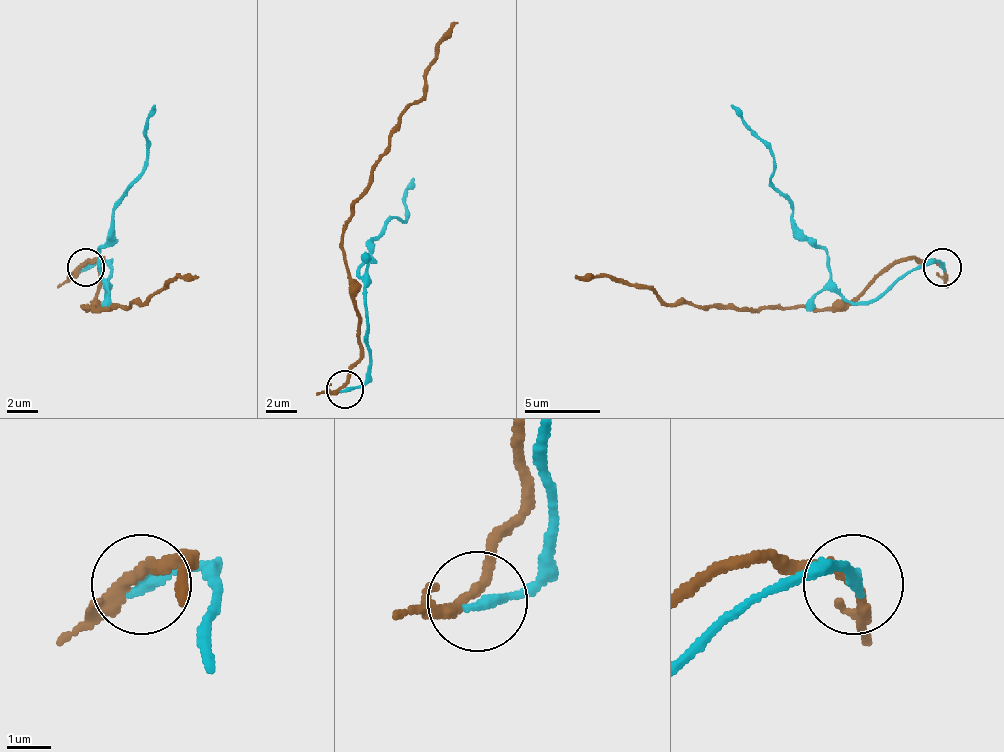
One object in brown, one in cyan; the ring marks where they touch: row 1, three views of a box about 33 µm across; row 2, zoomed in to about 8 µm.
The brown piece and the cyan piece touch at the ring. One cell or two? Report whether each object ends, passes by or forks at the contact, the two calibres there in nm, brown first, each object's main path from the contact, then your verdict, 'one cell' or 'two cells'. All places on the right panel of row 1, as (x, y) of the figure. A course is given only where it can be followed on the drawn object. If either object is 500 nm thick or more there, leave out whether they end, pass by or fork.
brown passes by | cyan ends | 240/280 nm | brown via (939, 268), (931, 260), (894, 260), (848, 302), (822, 310), (663, 302), (648, 287), (599, 276), (576, 279) | cyan via (943, 268), (935, 260), (875, 298), (848, 302), (769, 181), (773, 151), (731, 106) | two cells

